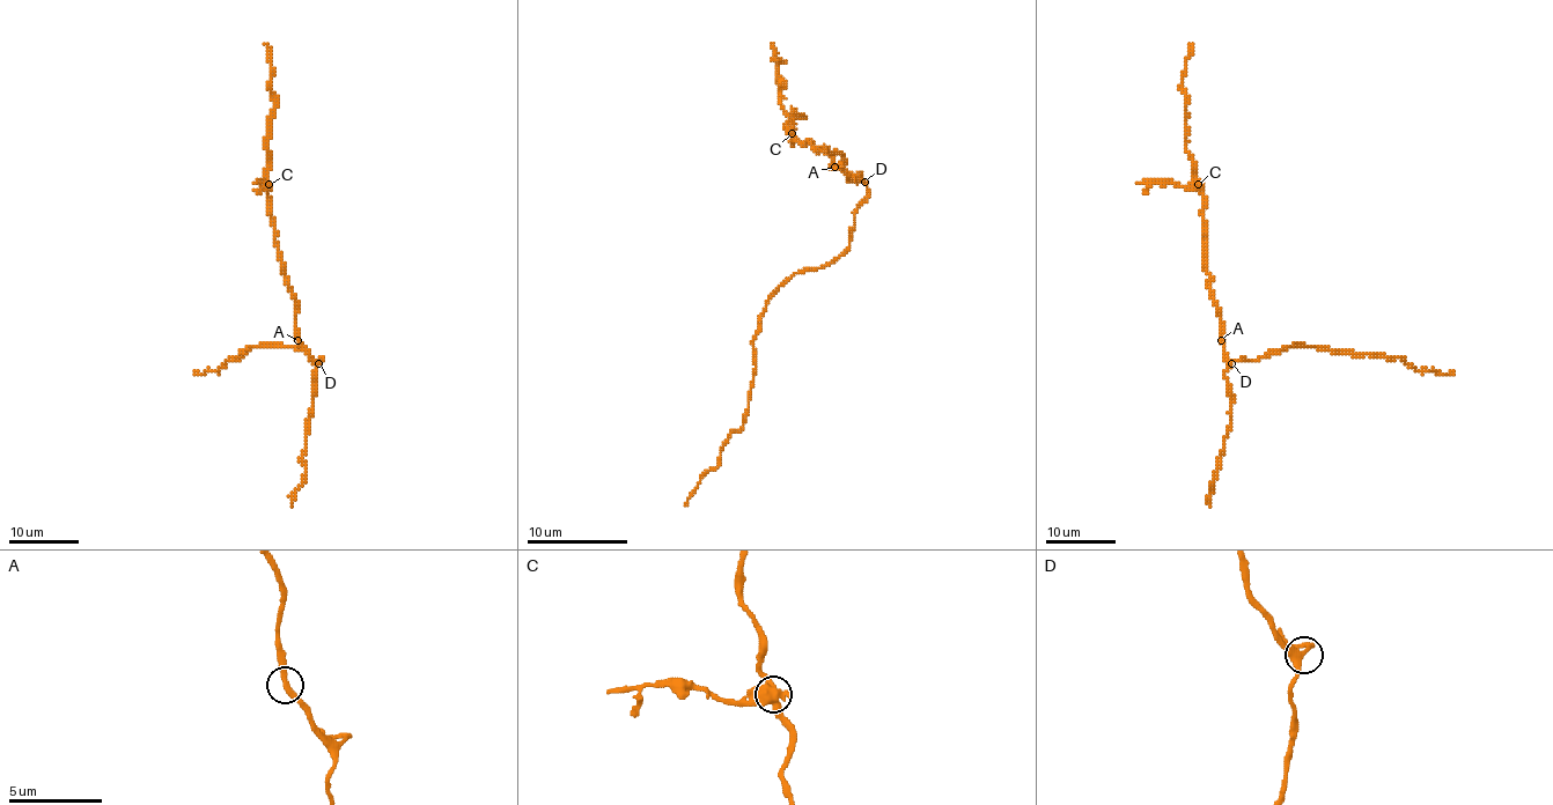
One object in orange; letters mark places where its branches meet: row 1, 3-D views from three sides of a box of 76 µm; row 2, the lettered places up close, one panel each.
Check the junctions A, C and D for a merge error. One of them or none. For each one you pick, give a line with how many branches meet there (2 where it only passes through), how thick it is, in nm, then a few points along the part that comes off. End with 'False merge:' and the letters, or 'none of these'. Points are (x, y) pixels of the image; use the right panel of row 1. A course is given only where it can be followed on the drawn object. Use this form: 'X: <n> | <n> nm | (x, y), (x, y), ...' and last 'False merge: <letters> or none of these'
C: 3 | 480 nm | (1199, 184), (1183, 187), (1158, 181), (1136, 184)
False merge: C

